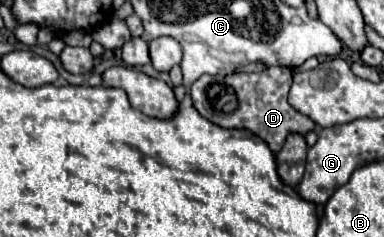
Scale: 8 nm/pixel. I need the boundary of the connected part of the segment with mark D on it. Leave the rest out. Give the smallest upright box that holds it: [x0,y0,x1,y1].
[189,66,315,152]

